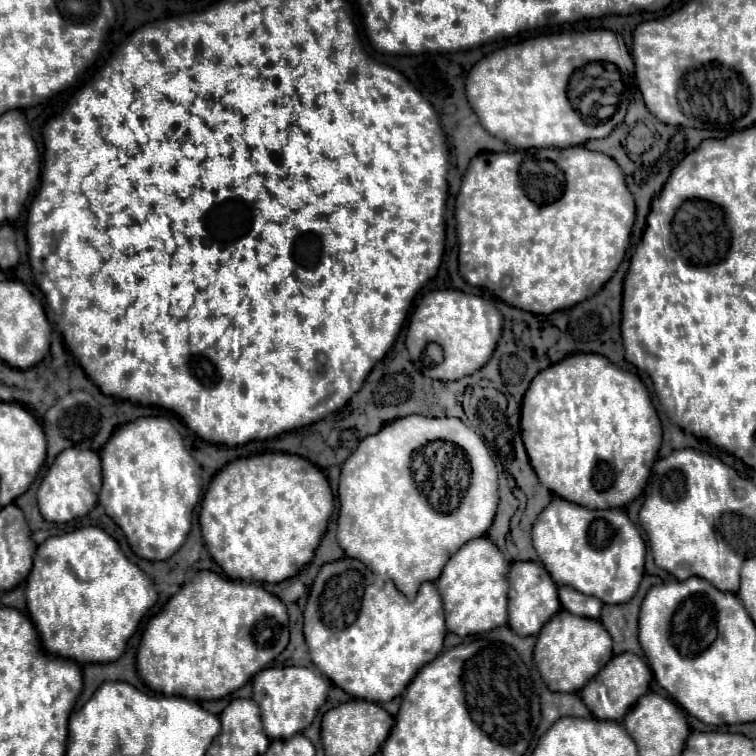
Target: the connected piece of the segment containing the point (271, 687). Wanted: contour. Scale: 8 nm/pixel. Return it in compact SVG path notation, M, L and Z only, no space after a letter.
M286 666L284 668L264 668L254 680L254 700L262 712L262 724L268 738L288 738L302 732L312 724L318 708L324 704L330 680L314 668Z

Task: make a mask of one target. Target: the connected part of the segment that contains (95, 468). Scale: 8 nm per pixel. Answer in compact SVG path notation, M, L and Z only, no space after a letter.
M66 448L56 456L54 464L48 468L46 476L42 478L42 484L36 492L38 496L38 508L40 514L48 522L70 522L78 516L88 514L98 500L100 492L100 456L92 450L80 450L80 448Z

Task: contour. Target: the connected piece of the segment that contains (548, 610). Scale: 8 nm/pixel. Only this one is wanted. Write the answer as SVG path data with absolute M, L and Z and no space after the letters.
M514 562L508 574L508 626L518 636L536 636L540 628L560 610L558 588L540 562Z

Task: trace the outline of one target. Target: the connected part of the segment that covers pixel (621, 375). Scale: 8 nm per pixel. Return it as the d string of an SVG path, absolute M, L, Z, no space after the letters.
M572 354L538 372L524 394L520 426L530 464L542 486L586 508L622 508L638 498L662 442L660 420L642 380L600 354Z

